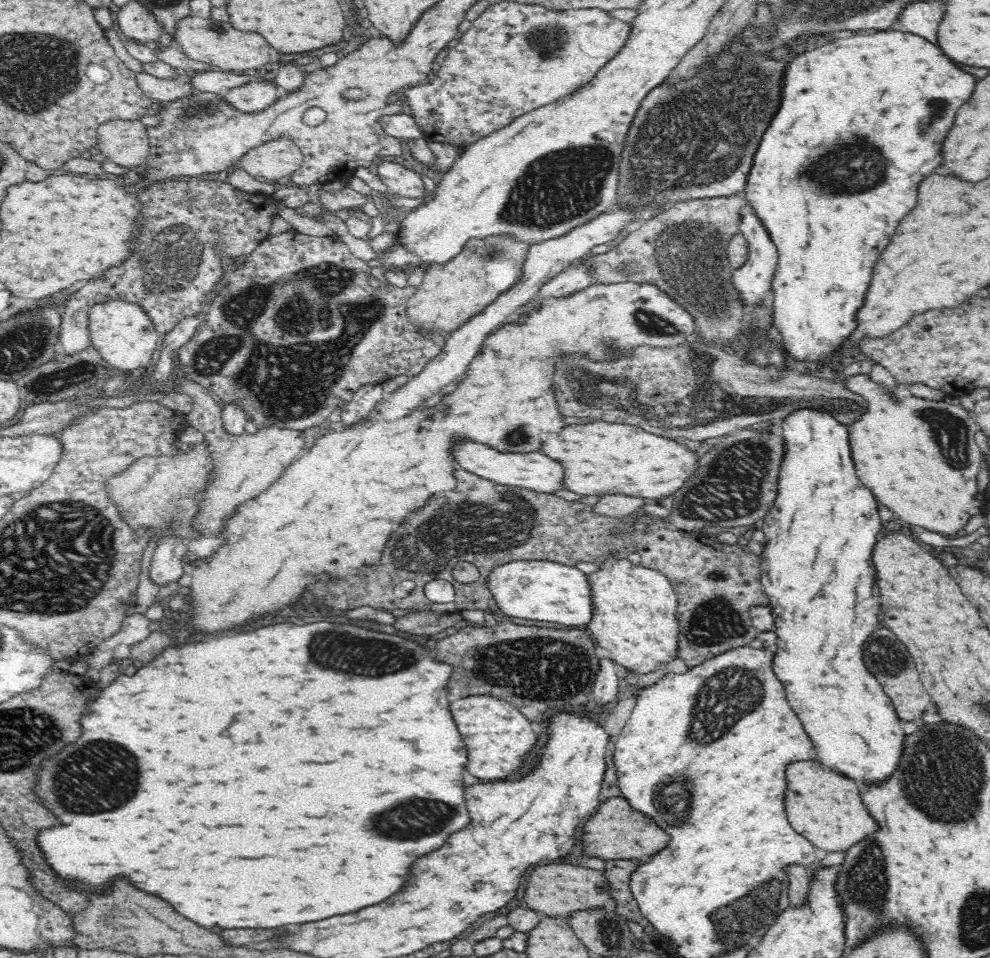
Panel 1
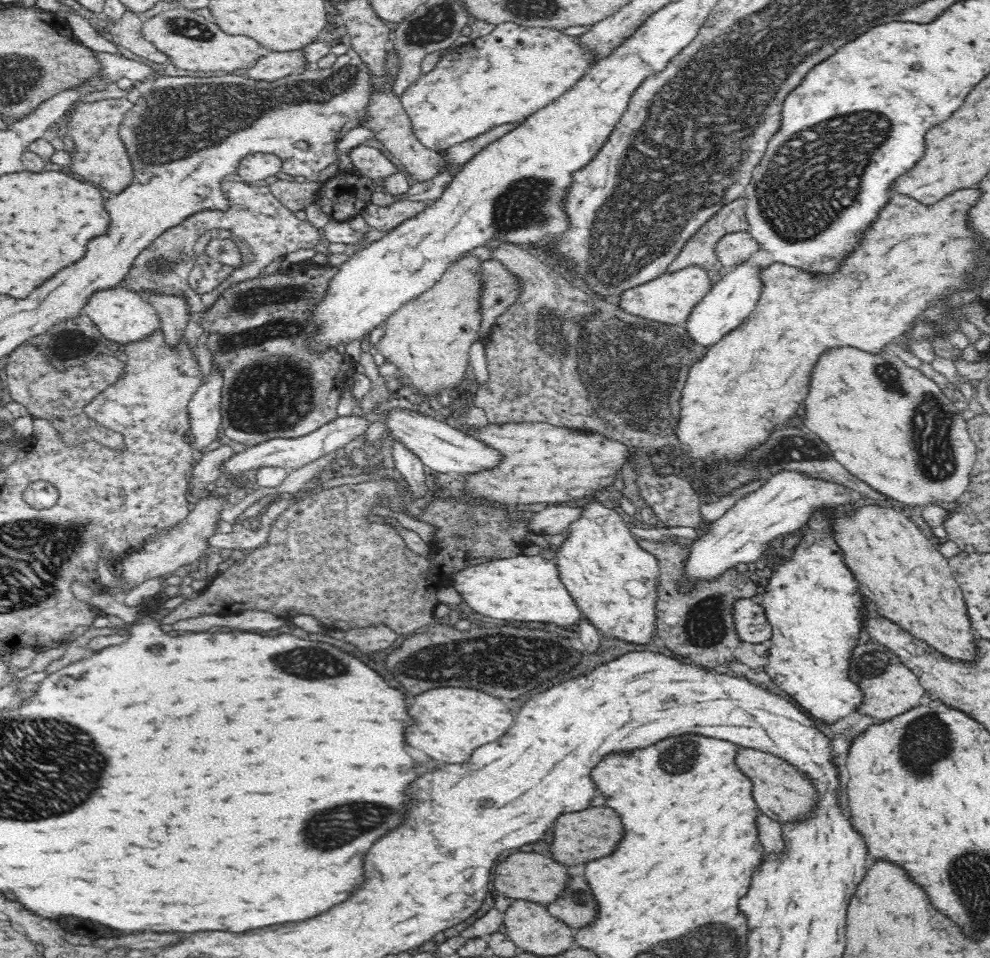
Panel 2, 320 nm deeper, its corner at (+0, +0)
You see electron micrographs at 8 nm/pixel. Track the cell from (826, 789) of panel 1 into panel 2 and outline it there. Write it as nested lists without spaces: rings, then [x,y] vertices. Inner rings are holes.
[[[758,749],[744,750],[740,754],[741,770],[748,770],[748,777],[753,783],[753,794],[756,803],[762,808],[762,812],[780,825],[792,825],[810,821],[820,804],[819,786],[815,780],[803,772],[795,764],[784,760],[774,754],[764,753]]]

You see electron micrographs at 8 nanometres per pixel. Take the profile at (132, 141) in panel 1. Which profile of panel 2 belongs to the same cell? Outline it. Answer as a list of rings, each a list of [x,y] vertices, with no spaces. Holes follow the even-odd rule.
[[[108,98],[93,102],[79,102],[73,106],[67,123],[67,139],[72,140],[74,151],[70,158],[74,164],[72,170],[86,180],[92,180],[110,192],[120,192],[124,186],[128,186],[134,178],[132,159],[128,156],[126,145],[120,137],[120,124],[124,114],[132,108],[133,104],[127,98]]]

